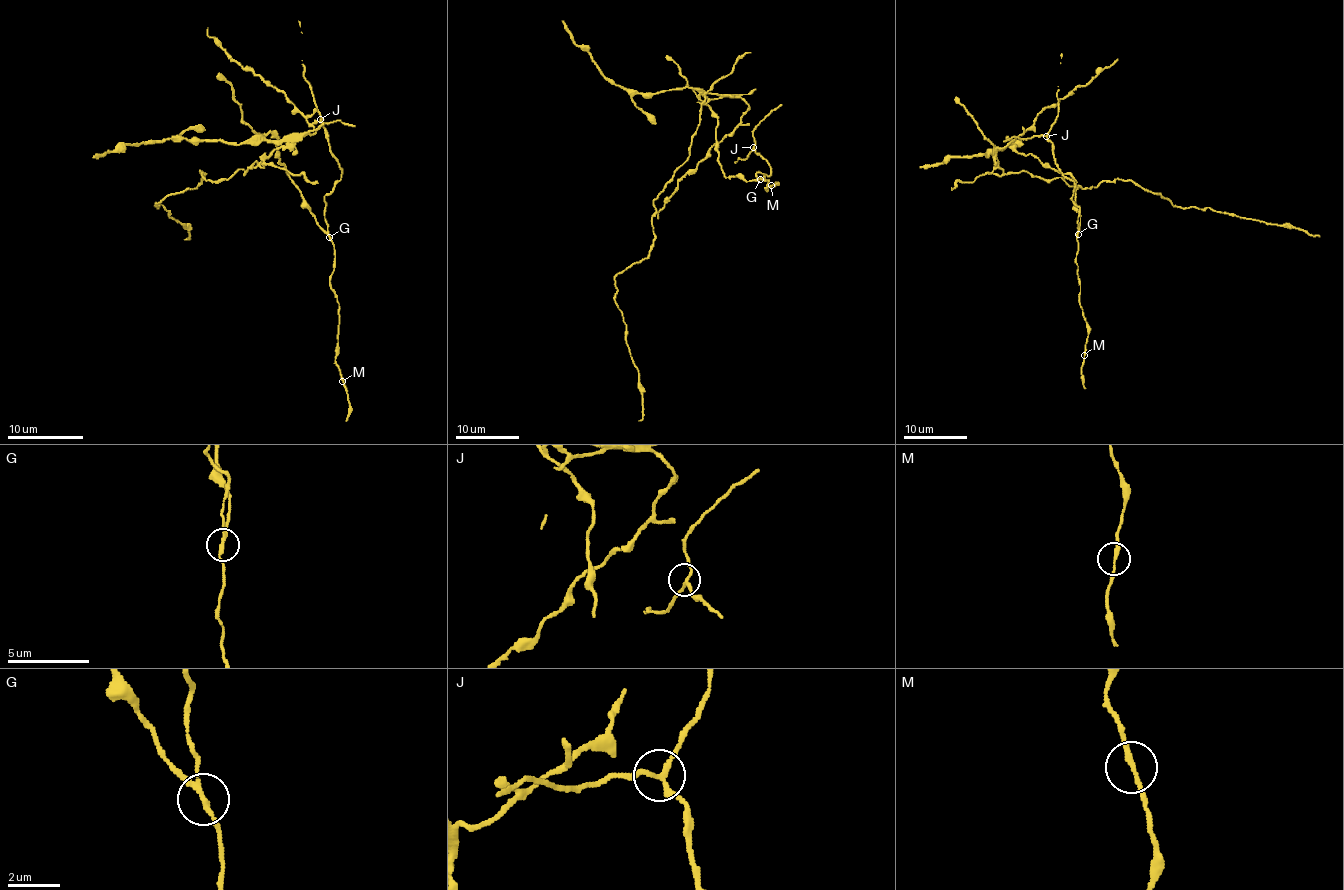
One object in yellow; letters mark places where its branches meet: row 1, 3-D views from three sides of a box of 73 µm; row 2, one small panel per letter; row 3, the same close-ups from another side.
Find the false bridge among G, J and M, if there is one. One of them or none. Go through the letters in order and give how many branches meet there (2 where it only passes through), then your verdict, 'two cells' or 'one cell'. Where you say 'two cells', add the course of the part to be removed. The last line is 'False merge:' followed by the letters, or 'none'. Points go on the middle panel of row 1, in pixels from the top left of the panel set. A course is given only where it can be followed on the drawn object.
G: 3 | two cells | (760, 178), (724, 175), (702, 94), (721, 96), (653, 202), (651, 249), (615, 278), (639, 420)
J: 3 | one cell
M: 2 | one cell
False merge: G

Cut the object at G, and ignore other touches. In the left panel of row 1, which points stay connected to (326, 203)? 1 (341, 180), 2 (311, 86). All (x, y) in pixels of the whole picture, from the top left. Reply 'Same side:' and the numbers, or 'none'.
Same side: 1, 2

